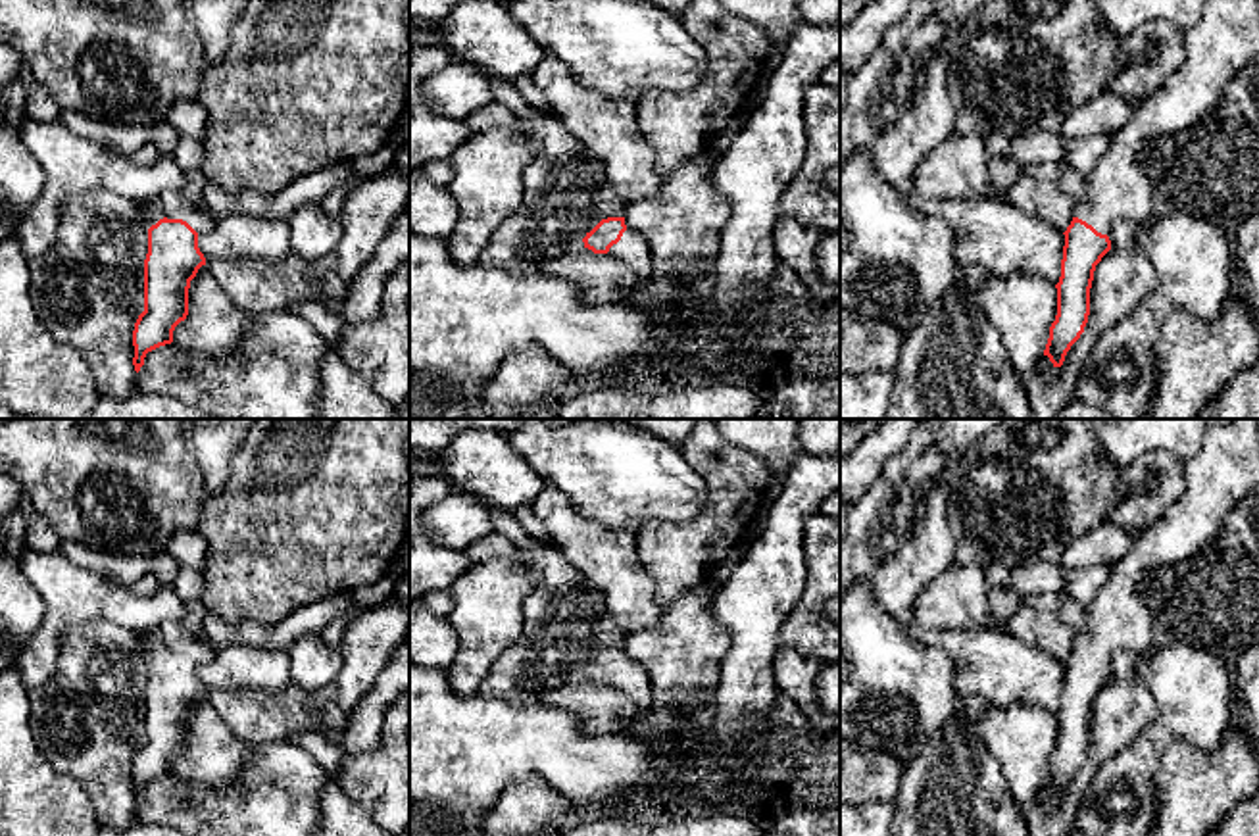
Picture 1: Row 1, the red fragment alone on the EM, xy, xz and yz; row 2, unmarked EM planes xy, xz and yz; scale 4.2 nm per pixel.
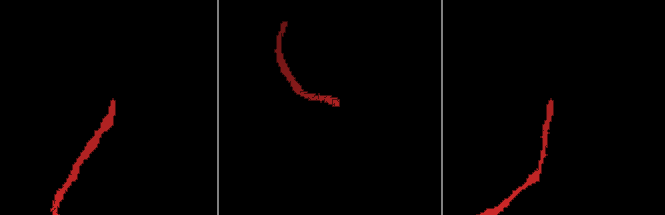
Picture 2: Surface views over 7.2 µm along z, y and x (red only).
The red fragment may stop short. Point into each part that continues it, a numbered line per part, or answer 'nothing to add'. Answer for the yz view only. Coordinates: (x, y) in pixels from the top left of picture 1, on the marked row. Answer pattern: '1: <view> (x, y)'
1: yz (1225, 39)

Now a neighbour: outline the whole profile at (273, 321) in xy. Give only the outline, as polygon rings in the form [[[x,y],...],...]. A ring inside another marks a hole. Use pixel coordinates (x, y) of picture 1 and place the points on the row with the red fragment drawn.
[[[296,313],[254,317],[242,346],[223,363],[188,354],[175,342],[146,354],[135,390],[169,396],[221,419],[315,419],[319,363],[333,348]]]

